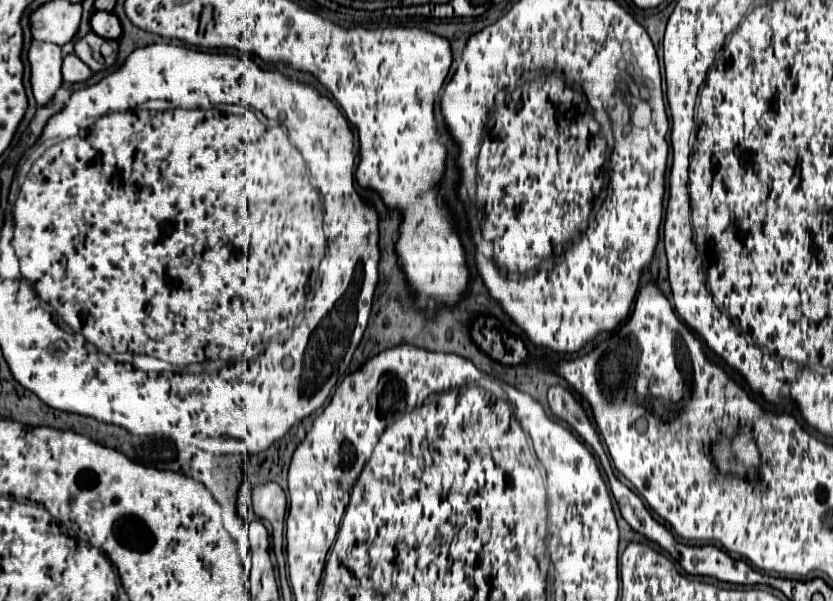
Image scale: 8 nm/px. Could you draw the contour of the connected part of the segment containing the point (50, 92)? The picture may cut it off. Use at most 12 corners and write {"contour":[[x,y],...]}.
{"contour":[[32,41],[32,93],[46,107],[62,87],[64,53]]}

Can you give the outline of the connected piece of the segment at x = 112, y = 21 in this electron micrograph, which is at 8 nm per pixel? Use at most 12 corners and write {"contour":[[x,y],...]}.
{"contour":[[96,11],[92,31],[104,39],[122,35],[114,13]]}

